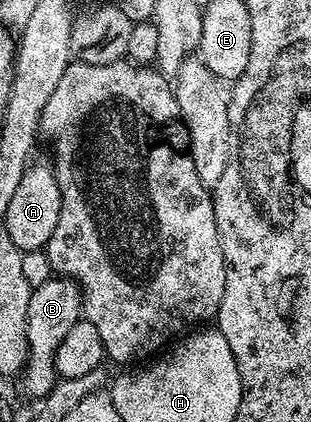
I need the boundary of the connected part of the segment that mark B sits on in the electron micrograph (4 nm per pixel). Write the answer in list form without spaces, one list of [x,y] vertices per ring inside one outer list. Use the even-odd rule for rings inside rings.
[[[53,275],[45,283],[34,286],[29,295],[27,308],[27,361],[23,364],[21,378],[23,389],[34,399],[42,399],[54,387],[57,374],[55,355],[61,339],[73,328],[73,323],[81,320],[83,295],[74,281]]]

